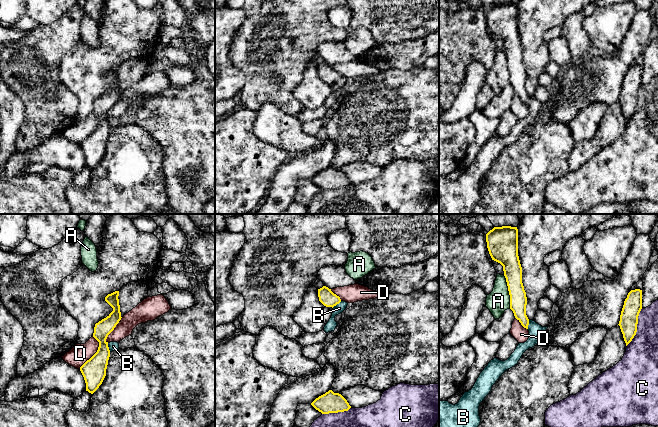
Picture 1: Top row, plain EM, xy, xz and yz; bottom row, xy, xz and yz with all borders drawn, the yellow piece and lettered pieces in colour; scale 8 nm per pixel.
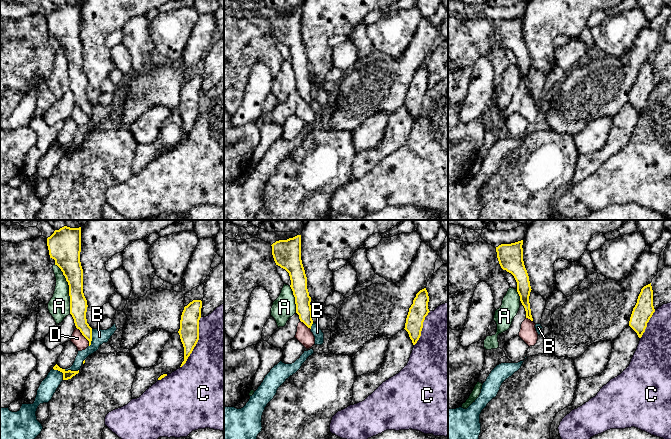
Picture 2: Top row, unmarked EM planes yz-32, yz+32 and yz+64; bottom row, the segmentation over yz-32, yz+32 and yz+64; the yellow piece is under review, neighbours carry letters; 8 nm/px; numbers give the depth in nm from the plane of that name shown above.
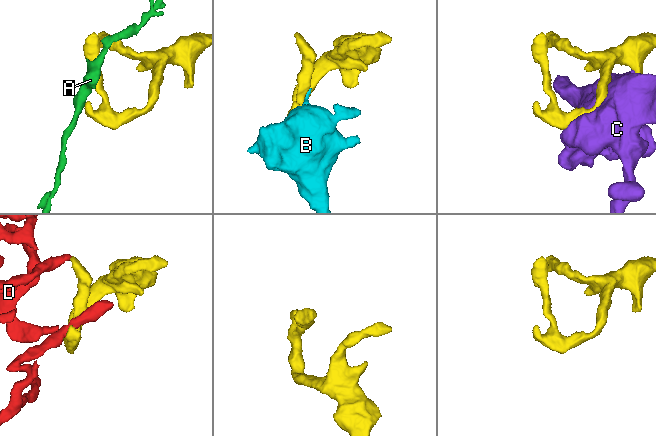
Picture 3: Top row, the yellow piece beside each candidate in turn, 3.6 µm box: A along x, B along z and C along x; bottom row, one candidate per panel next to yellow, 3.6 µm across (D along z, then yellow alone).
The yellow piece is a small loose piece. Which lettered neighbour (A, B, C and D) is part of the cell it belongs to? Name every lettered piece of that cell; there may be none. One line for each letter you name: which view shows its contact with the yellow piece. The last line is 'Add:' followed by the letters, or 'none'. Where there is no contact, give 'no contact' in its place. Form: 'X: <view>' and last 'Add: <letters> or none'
D: xy
Add: D

